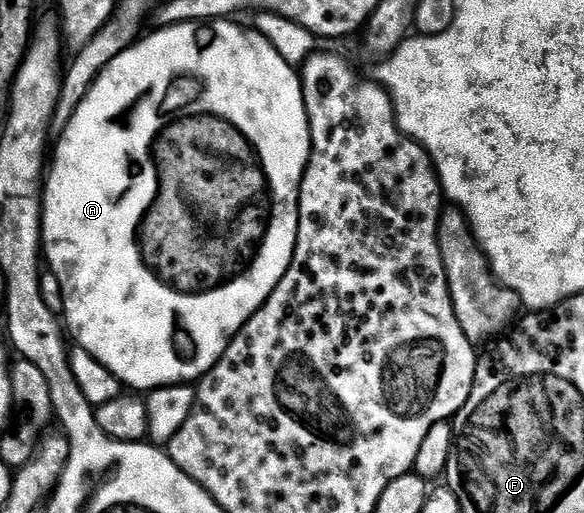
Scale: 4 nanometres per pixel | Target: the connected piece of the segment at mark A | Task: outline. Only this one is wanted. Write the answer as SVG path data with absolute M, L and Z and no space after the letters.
M215 19L207 23L176 23L173 27L162 27L154 30L154 35L146 34L137 40L132 47L127 48L91 85L87 97L75 109L71 121L60 132L57 143L57 152L52 152L51 162L47 167L47 178L43 183L43 210L41 212L41 238L43 240L43 259L47 264L48 270L59 277L59 285L63 289L63 323L67 328L68 334L74 335L76 346L81 347L91 357L95 357L115 377L121 380L126 388L132 389L137 393L148 393L158 387L171 386L173 384L192 384L200 380L201 376L207 374L210 369L223 357L223 353L229 347L229 343L245 328L245 322L258 311L259 308L271 297L271 293L279 285L279 281L287 273L287 269L293 260L293 250L297 244L297 234L299 233L299 201L301 200L301 182L305 176L305 170L311 157L311 129L309 128L309 114L305 108L305 98L301 88L300 74L295 67L288 64L276 52L271 42L264 39L259 32L254 29L244 31L239 24L226 19Z

